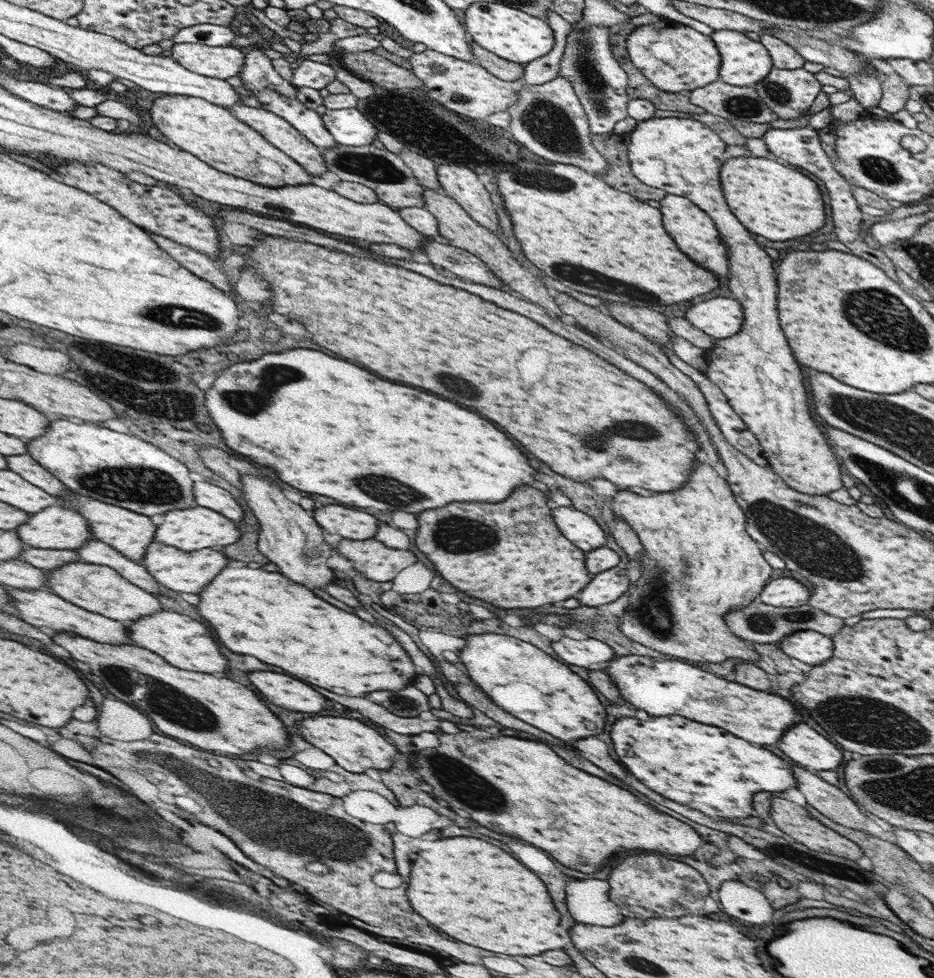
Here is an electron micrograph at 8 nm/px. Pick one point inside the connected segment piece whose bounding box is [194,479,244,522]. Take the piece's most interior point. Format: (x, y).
(208, 495)

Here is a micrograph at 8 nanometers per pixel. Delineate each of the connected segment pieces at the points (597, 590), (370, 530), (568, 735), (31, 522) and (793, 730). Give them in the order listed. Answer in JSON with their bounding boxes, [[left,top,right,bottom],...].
[[578,565,629,608],[312,504,378,540],[460,634,605,742],[19,504,94,550],[775,722,842,772]]

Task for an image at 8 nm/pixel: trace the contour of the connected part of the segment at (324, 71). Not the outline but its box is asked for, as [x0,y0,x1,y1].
[292,58,335,91]

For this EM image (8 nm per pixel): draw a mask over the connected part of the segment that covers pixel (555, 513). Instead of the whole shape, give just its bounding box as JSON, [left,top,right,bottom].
[551,506,606,552]

